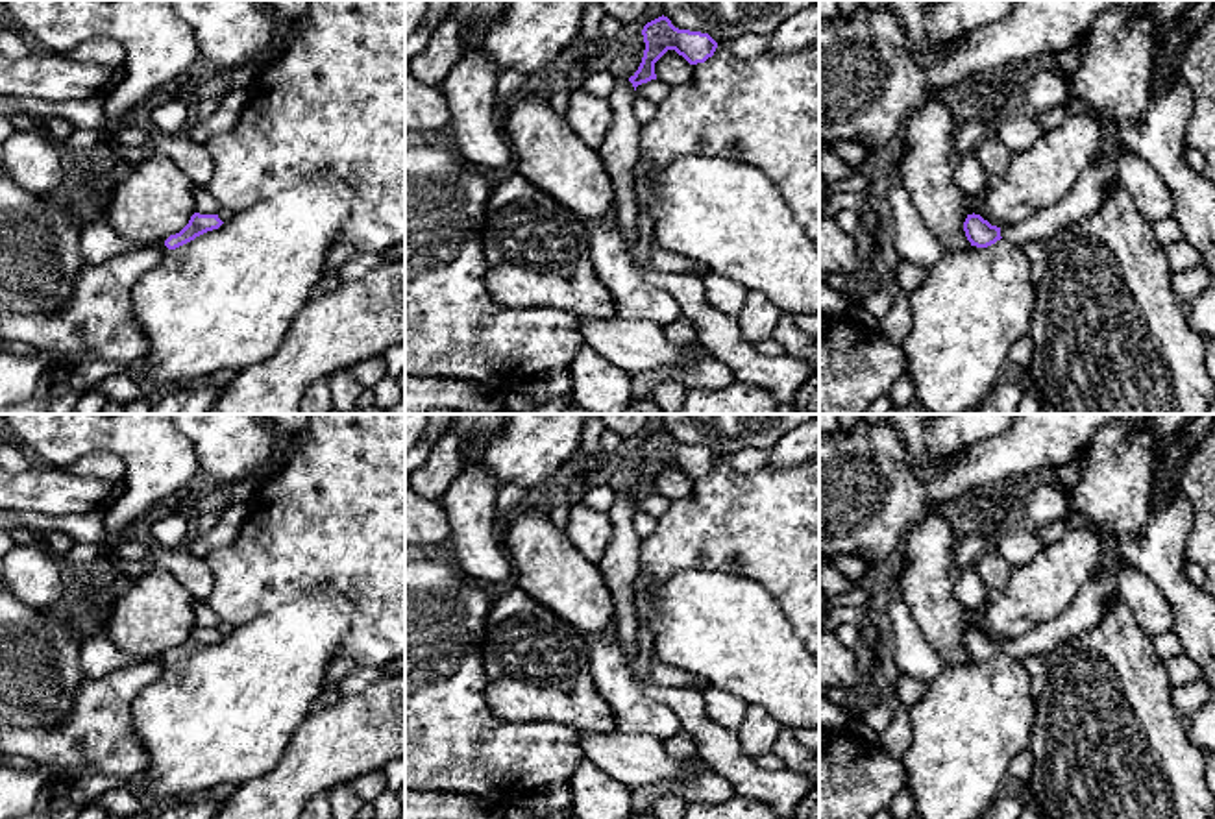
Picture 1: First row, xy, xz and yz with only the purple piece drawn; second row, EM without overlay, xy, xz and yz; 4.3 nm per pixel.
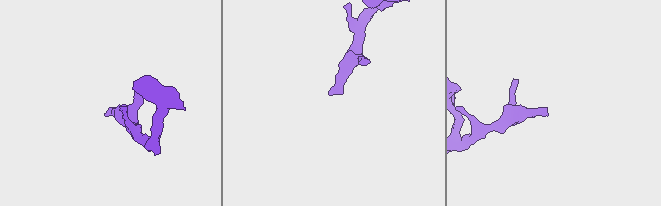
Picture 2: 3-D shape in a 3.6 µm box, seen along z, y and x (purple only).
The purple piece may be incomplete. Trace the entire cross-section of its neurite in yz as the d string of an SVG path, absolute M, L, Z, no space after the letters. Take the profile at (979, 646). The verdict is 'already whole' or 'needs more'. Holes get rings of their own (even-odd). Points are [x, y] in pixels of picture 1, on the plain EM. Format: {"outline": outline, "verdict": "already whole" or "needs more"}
{"outline": "M1119 556L1113 568L1091 575L1065 612L1023 636L997 642L980 629L967 629L963 636L967 654L971 660L988 662L1000 653L1010 658L1026 660L1058 651L1100 623L1108 603L1119 597L1117 575L1124 566L1124 558Z", "verdict": "needs more"}

